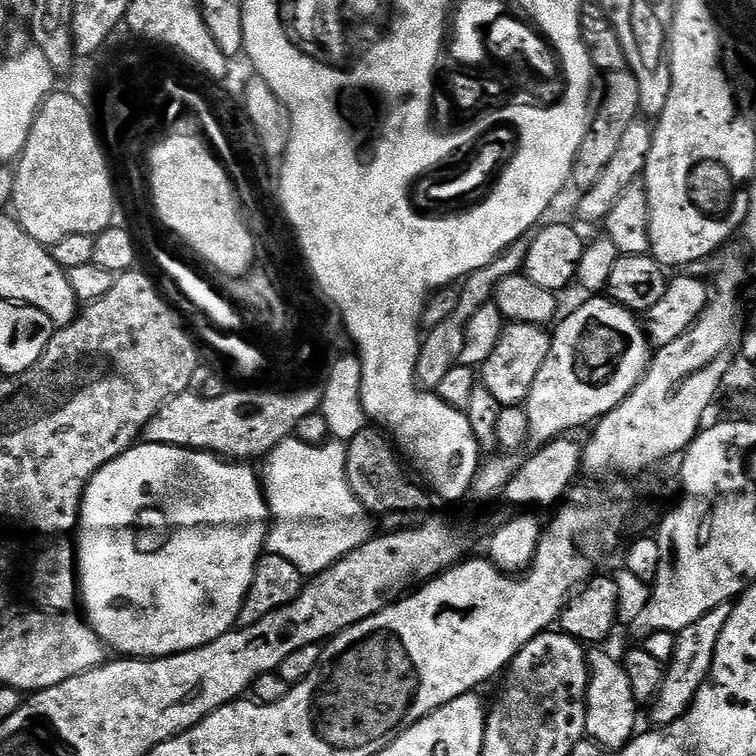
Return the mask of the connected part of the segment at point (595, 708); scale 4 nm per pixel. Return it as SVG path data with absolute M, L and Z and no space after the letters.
M594 648L588 652L588 686L587 686L587 714L585 735L610 752L618 752L635 736L636 714L639 710L633 690L630 688L630 680L626 677L623 663L616 657L612 658L605 649Z

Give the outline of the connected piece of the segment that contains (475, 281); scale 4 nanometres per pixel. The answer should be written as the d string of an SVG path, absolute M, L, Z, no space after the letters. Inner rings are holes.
M527 239L517 240L511 248L500 253L492 263L482 266L471 272L469 276L464 277L458 288L460 297L458 298L458 306L454 306L454 314L450 314L450 318L446 318L446 322L441 322L440 325L427 329L426 335L423 337L418 354L418 366L416 367L416 383L420 387L435 390L438 382L442 382L442 377L454 365L460 363L460 355L464 345L464 331L470 318L474 318L474 314L478 314L478 310L482 310L482 306L493 303L496 288L502 281L521 271L527 249Z

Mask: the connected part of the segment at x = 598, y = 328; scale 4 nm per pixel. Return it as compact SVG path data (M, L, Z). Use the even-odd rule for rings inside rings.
M608 296L589 297L556 330L553 329L551 338L550 354L546 354L546 362L542 362L542 370L538 370L538 378L534 378L534 387L523 405L524 413L528 415L528 439L536 446L572 434L575 428L587 429L601 416L610 414L610 410L614 410L614 406L618 406L632 393L634 386L638 386L654 355L637 315Z

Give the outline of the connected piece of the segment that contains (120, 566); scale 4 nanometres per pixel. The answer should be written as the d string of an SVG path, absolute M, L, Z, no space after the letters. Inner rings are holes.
M133 443L118 458L106 462L88 479L84 495L80 497L78 509L78 600L84 603L83 615L89 628L96 632L100 641L113 653L124 658L155 658L173 656L198 646L222 638L222 634L237 627L242 602L250 590L254 578L254 566L266 548L270 513L268 499L264 496L264 485L261 477L248 462L233 462L215 456L212 452L201 452L199 448L179 448L169 444Z

